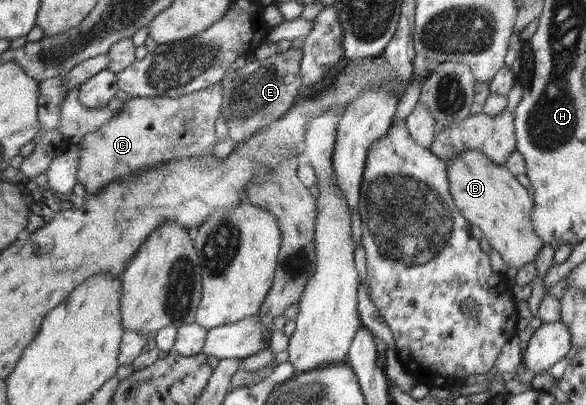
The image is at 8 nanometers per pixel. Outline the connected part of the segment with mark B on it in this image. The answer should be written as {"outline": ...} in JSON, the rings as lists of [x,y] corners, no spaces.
{"outline":[[[463,150],[449,158],[446,170],[449,193],[457,209],[470,224],[479,227],[508,267],[520,269],[533,262],[544,243],[533,231],[530,222],[533,198],[516,176],[479,150]]]}

